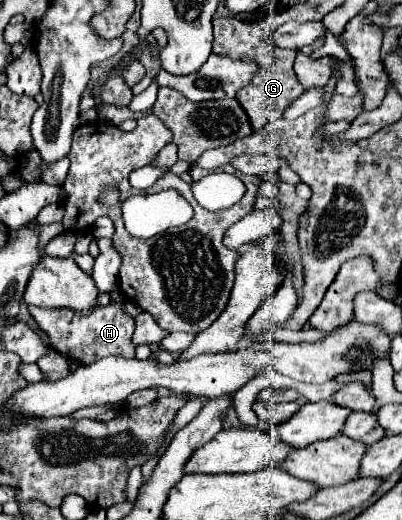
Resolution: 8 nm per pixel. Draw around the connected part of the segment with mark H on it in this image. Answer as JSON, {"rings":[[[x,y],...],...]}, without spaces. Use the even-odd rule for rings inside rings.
{"rings":[[[109,303],[107,307],[97,307],[97,311],[93,311],[87,317],[71,309],[45,311],[33,305],[29,307],[29,313],[35,319],[35,323],[41,327],[41,331],[47,333],[49,347],[53,347],[57,353],[65,355],[73,363],[91,365],[97,359],[103,359],[107,355],[119,355],[127,359],[135,357],[135,345],[131,343],[135,325],[133,325],[133,319],[123,313],[121,303]]]}

